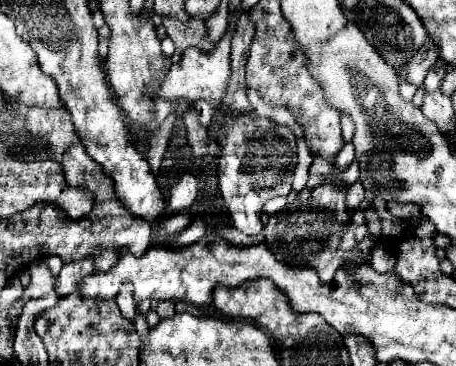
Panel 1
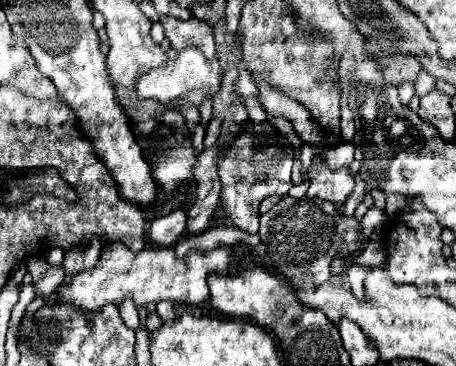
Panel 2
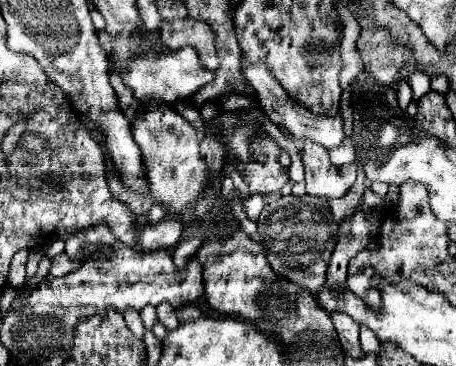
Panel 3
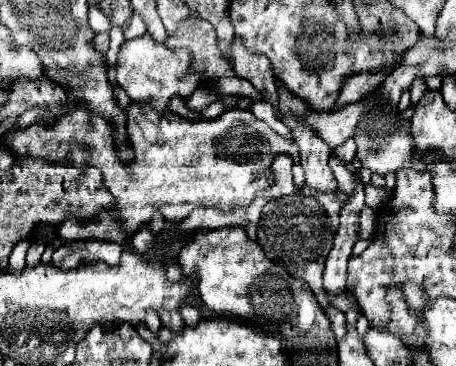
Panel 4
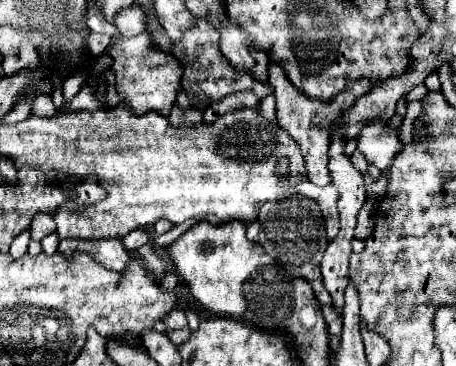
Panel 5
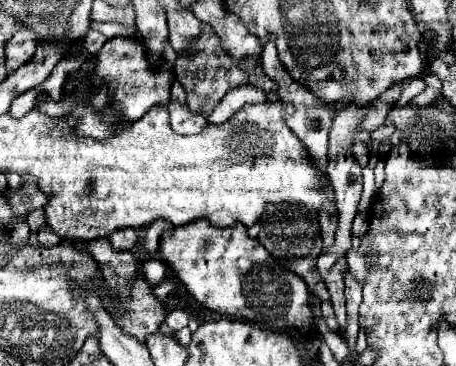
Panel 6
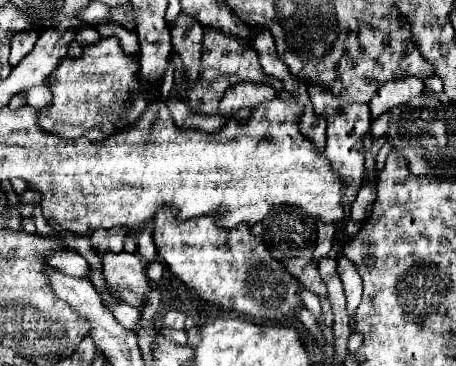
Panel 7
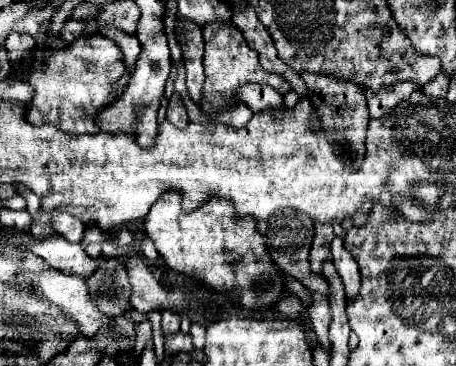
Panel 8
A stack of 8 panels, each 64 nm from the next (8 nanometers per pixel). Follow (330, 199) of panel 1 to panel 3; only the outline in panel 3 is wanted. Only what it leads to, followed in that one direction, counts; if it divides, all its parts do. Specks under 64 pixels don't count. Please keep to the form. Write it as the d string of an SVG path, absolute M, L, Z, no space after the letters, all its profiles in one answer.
M308 144L302 150L302 164L306 168L306 192L310 196L340 198L356 180L356 168L346 168L340 176L336 168L332 168L328 150L322 146Z

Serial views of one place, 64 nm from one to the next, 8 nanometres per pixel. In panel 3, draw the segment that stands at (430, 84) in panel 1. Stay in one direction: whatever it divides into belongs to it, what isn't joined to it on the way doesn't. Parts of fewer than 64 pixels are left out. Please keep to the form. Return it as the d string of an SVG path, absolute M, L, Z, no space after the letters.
M414 72L408 84L414 92L414 102L418 102L426 92L430 92L430 76L424 72Z

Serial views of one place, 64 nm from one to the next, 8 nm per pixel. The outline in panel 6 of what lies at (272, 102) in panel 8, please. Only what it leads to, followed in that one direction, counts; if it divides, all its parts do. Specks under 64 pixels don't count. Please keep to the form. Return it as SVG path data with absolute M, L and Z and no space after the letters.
M244 84L244 86L236 86L232 90L226 92L224 100L220 100L220 104L214 108L214 112L208 116L208 120L212 124L222 124L228 118L232 118L232 114L236 114L242 106L246 104L256 104L256 102L266 102L268 100L268 92L252 86L252 84Z

